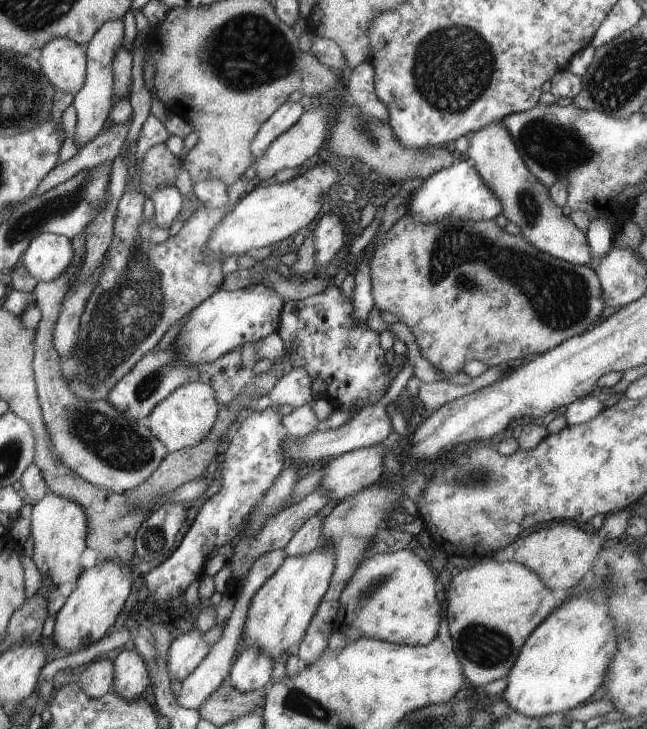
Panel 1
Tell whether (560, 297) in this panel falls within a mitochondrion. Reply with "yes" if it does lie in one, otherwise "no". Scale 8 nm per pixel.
yes

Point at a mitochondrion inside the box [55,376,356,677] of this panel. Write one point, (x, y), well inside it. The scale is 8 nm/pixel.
(121, 446)

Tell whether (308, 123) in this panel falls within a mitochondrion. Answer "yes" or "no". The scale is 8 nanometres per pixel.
no

